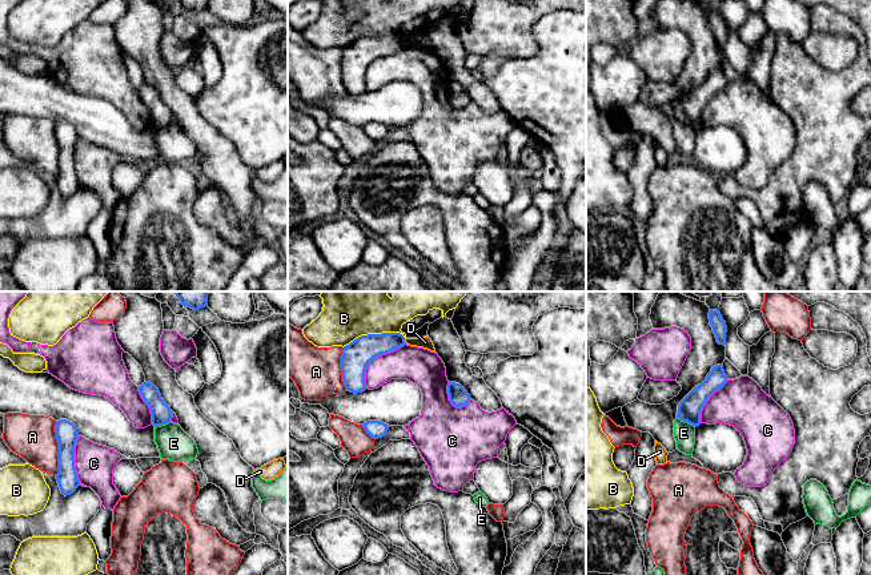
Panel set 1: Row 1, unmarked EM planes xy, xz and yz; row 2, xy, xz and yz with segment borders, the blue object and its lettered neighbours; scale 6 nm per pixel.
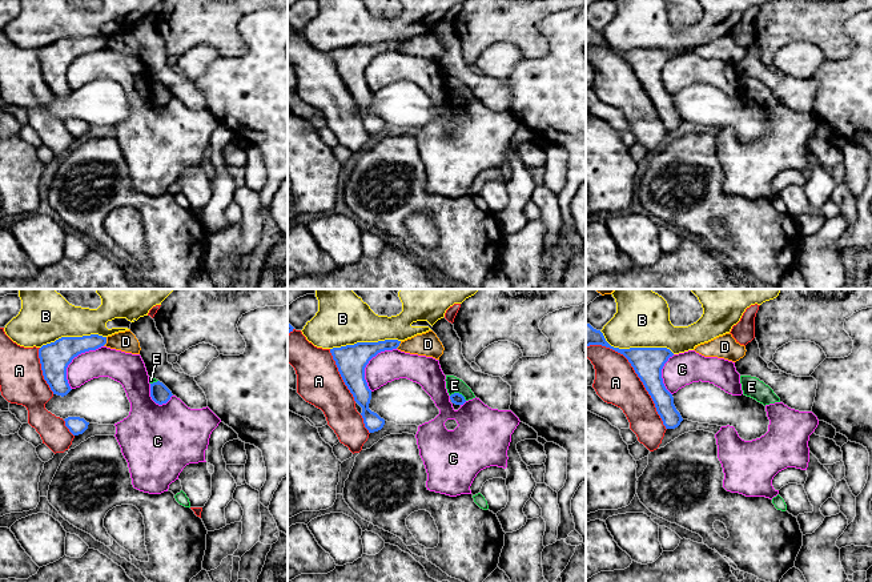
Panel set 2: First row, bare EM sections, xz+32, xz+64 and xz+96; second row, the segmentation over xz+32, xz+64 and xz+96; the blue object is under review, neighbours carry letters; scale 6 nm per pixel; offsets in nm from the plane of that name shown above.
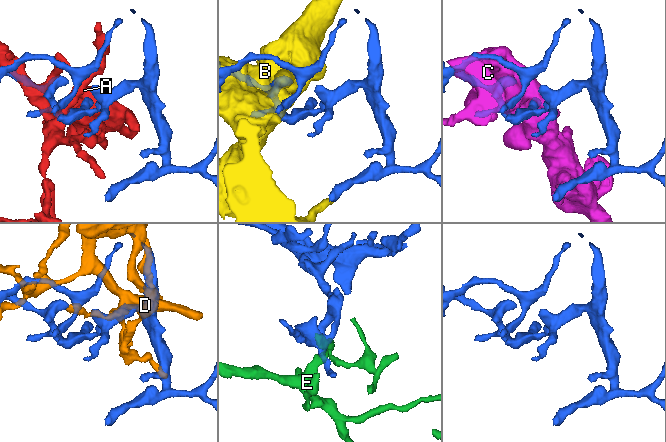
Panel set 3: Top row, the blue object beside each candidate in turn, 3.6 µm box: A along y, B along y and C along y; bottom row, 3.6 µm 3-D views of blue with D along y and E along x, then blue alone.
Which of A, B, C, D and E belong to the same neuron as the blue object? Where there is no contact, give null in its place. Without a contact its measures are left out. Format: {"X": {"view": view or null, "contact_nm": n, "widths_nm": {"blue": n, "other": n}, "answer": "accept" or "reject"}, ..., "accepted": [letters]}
{"A": {"view": "xy", "contact_nm": 340, "widths_nm": {"blue": 130, "other": 280}, "answer": "reject"}, "B": {"view": "xz", "contact_nm": 380, "widths_nm": {"blue": 180, "other": 280}, "answer": "reject"}, "C": {"view": "xz", "contact_nm": 380, "widths_nm": {"blue": 180, "other": 220}, "answer": "reject"}, "D": {"view": "xz", "contact_nm": 40, "widths_nm": {"blue": 160, "other": 70}, "answer": "reject"}, "E": {"view": "yz", "contact_nm": 130, "widths_nm": {"blue": 140, "other": 130}, "answer": "reject"}, "accepted": []}

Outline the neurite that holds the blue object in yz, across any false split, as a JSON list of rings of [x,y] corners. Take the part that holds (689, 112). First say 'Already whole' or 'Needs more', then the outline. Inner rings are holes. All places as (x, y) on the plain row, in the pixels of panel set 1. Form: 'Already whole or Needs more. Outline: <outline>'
Already whole. Outline: [[[717,67],[706,81],[695,88],[678,106],[677,120],[693,126],[701,126],[701,113],[709,100],[727,84],[723,68]]]

